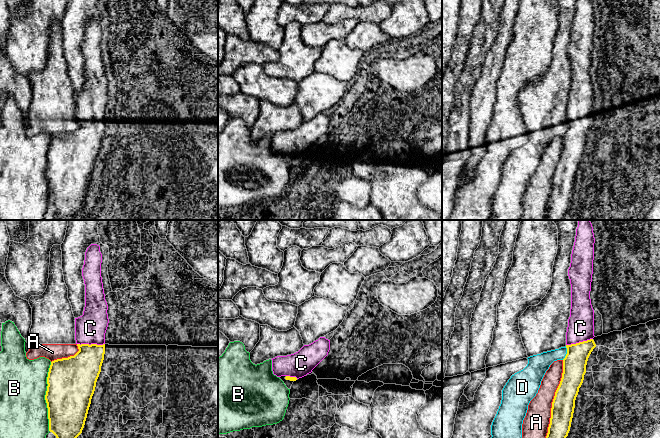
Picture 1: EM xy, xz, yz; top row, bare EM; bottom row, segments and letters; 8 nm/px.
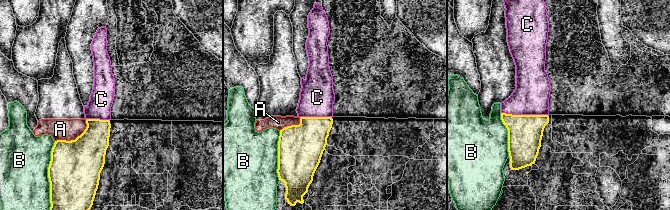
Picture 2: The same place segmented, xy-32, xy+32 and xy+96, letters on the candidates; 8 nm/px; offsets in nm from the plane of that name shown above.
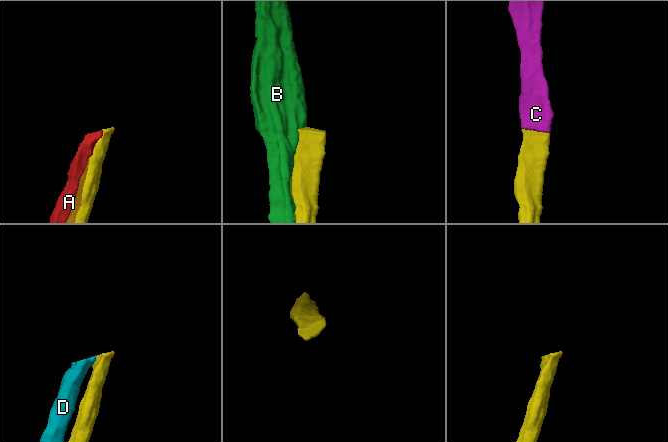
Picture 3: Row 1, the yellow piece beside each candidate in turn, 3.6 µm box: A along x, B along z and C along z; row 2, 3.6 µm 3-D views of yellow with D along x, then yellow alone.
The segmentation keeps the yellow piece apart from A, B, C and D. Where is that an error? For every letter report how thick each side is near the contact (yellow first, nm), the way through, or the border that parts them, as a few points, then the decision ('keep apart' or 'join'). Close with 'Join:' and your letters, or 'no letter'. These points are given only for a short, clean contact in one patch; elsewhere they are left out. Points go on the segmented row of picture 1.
A: calibres 180 and 200 nm; keep apart
B: calibres 380 and 380 nm; keep apart
C: calibres 300 and 260 nm; join
D: calibres 190 and 160 nm; border yz (566, 346), (566, 355), (562, 359); keep apart
Join: C

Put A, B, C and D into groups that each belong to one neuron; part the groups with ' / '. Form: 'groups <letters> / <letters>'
groups A / B / C / D

